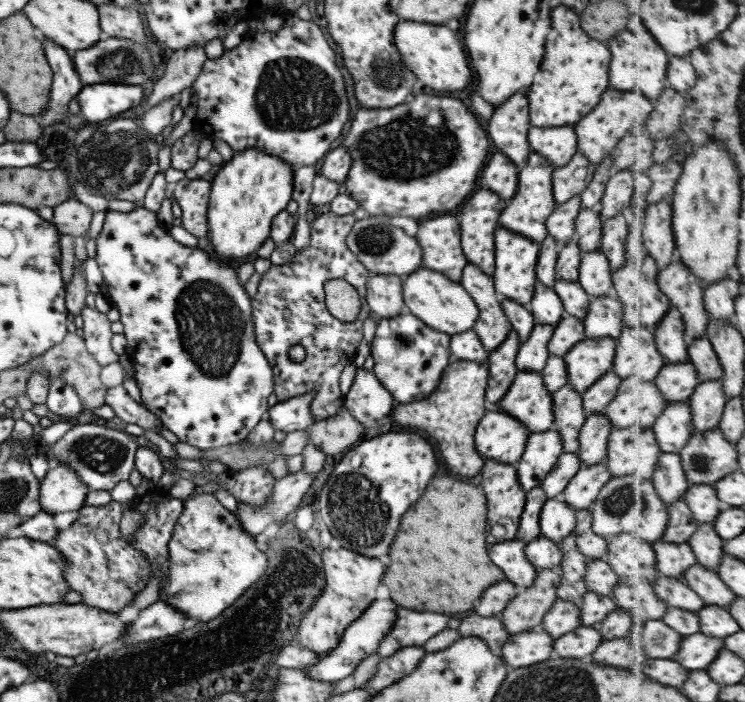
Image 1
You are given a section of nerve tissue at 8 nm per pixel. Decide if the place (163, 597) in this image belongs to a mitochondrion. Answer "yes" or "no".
no

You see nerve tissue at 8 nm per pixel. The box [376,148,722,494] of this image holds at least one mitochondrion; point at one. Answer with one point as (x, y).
(402, 339)

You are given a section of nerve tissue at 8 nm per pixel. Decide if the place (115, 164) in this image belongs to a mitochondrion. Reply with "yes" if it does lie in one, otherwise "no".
yes

